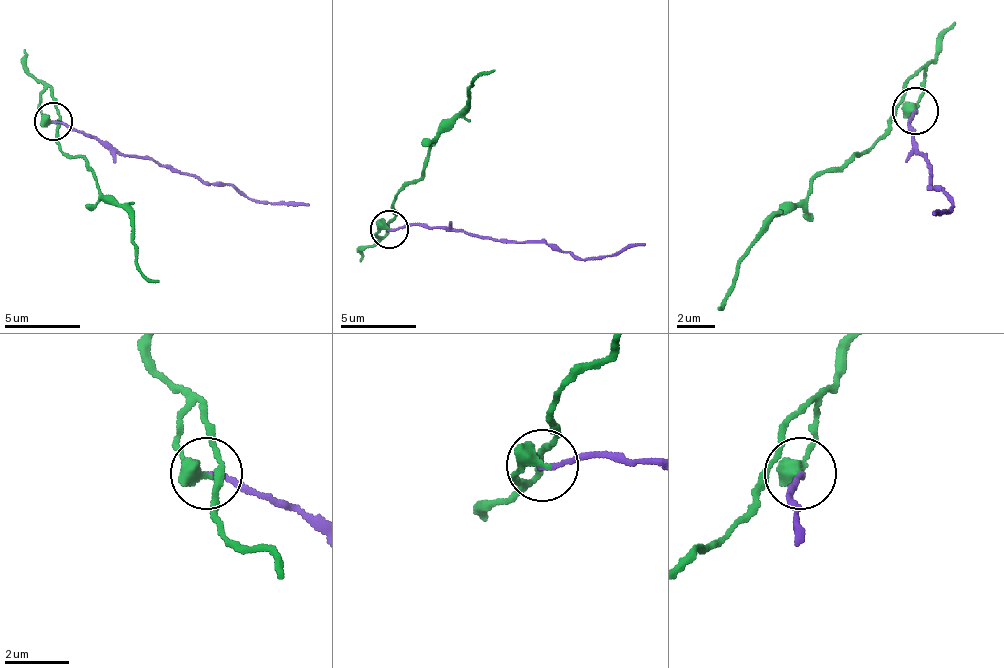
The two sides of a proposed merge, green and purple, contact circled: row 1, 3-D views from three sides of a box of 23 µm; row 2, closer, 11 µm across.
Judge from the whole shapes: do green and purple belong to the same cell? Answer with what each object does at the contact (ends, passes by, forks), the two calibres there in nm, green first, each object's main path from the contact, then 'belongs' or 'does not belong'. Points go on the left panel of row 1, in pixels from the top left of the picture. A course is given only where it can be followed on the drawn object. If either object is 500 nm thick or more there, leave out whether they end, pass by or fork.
500 nm thick on the green side, 150 nm on the other; green runs (52, 122), (48, 88), (56, 145), (131, 217), (135, 262), (158, 281); purple runs (52, 122), (82, 130), (124, 152), (237, 186), (256, 202), (309, 205); does not belong

